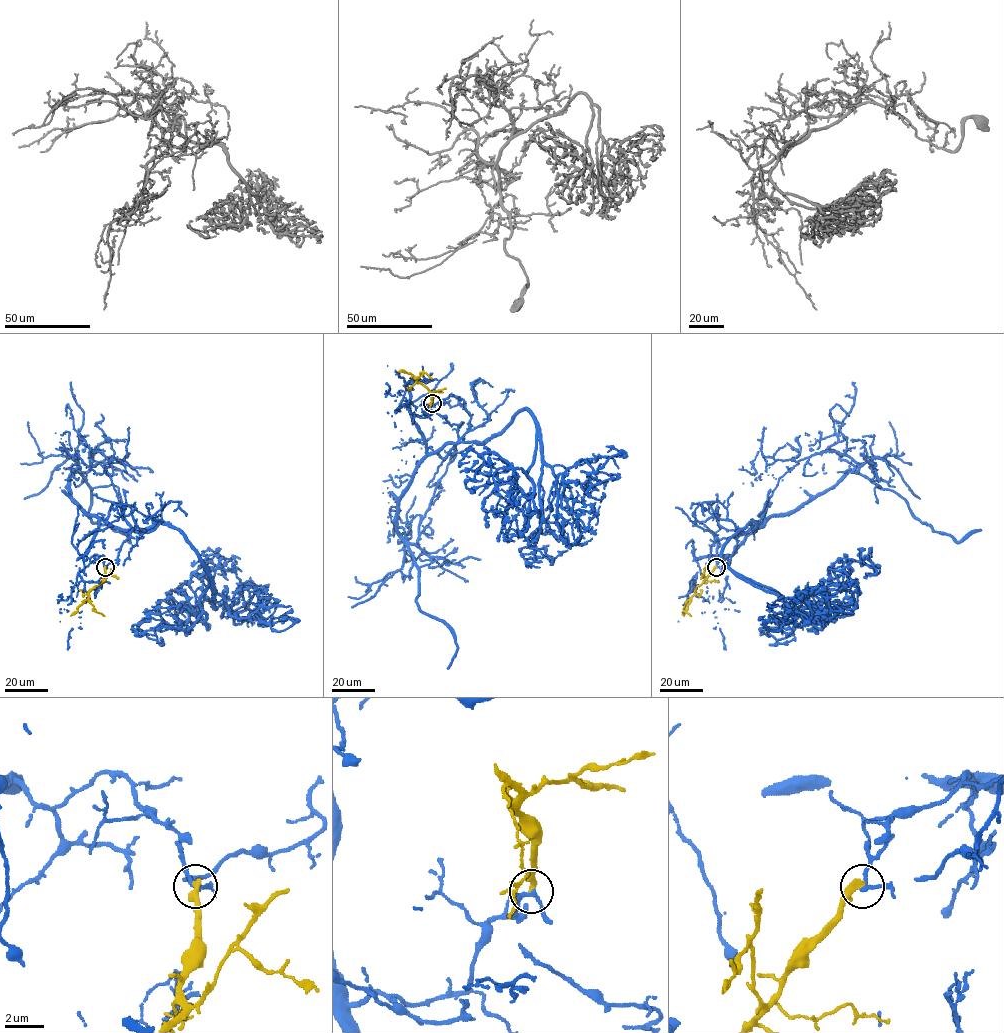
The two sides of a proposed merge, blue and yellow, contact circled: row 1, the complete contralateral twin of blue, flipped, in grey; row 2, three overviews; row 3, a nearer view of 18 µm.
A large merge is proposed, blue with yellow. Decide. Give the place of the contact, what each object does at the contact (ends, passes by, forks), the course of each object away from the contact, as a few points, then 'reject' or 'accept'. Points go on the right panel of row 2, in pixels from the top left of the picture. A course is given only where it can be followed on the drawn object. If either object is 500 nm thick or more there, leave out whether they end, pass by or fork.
place (716, 567); blue passes by; yellow ends; course blue (716, 567), (765, 520), (741, 528), (722, 560), (756, 586), (818, 605), (851, 561), (872, 567), (872, 556); course yellow (716, 567), (696, 587), (685, 611), (691, 616); reject

